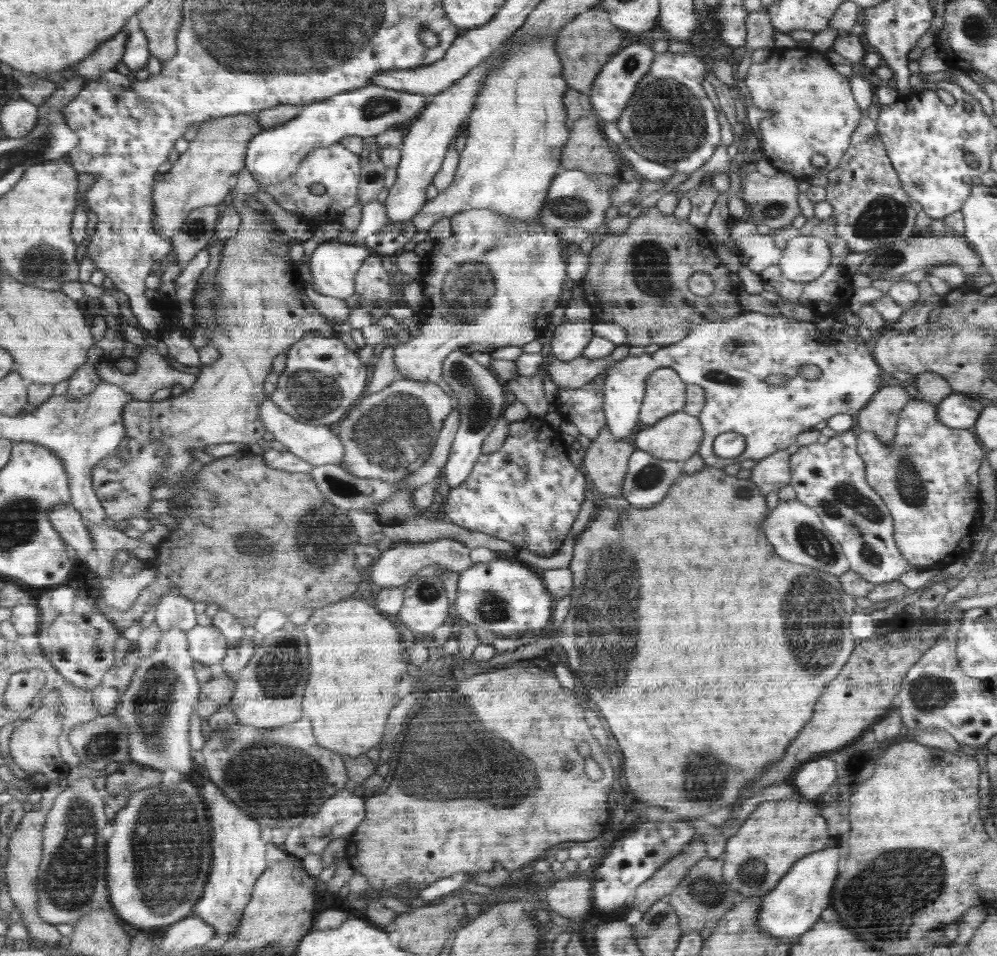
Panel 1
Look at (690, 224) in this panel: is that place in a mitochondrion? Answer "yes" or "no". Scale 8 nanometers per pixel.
no

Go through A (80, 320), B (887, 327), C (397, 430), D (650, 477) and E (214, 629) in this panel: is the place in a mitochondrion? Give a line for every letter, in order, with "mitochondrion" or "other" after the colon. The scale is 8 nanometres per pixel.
A: other
B: other
C: mitochondrion
D: mitochondrion
E: other

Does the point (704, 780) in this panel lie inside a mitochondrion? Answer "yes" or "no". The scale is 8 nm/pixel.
yes

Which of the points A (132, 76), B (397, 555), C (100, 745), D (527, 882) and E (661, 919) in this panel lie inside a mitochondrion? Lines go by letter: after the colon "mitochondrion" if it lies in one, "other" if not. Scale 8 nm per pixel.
A: other
B: other
C: mitochondrion
D: other
E: mitochondrion

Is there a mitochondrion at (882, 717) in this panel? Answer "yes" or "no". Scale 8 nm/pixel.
no

